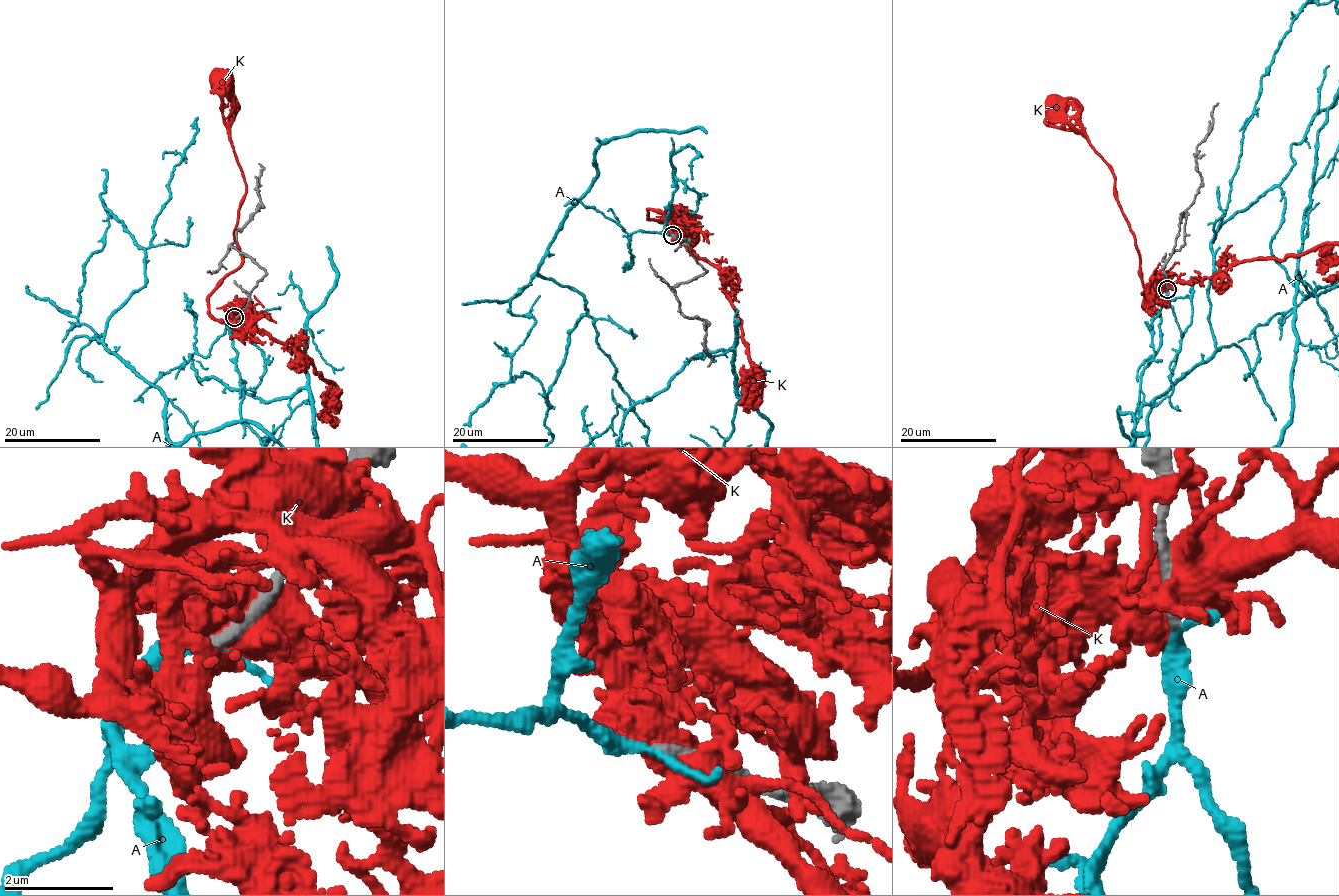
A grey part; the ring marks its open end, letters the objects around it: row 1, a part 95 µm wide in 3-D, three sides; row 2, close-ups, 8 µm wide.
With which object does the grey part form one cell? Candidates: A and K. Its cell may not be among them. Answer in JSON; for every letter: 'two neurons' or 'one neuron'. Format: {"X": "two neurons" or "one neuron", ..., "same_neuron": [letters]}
{"A": "one neuron", "K": "two neurons", "same_neuron": ["A"]}

